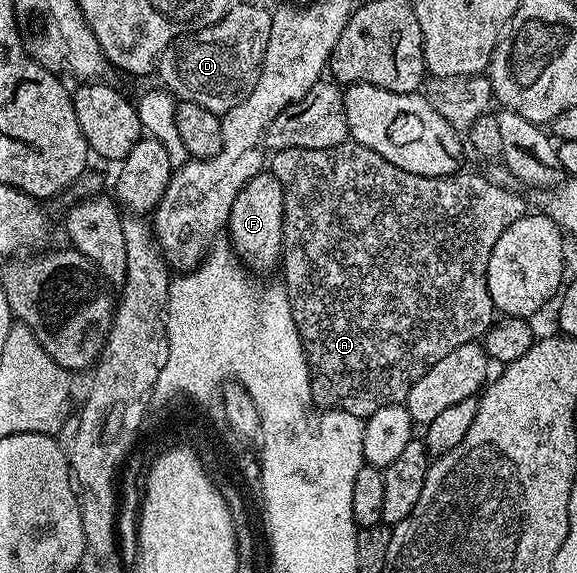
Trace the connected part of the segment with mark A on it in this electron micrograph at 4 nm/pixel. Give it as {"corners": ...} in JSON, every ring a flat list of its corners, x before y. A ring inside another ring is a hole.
{"corners":[[350,139,344,145,330,149,279,149,272,154,271,172,285,186,285,214,283,215,283,284,289,294,289,306,301,336,309,364,309,382,313,399,318,405,342,409,351,415,368,419,379,407,399,405,408,397,411,387,443,355,451,355,455,347,463,347,471,340,484,338,495,320,491,291,487,291,487,259,499,235,527,211,523,198,512,188,504,189,491,183,480,172,458,171,452,177,424,177,403,171,375,151]]}

